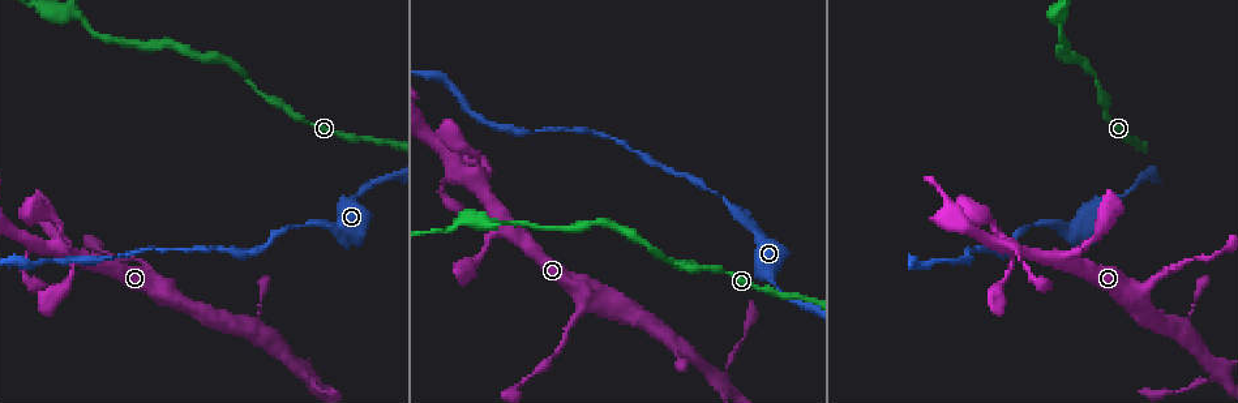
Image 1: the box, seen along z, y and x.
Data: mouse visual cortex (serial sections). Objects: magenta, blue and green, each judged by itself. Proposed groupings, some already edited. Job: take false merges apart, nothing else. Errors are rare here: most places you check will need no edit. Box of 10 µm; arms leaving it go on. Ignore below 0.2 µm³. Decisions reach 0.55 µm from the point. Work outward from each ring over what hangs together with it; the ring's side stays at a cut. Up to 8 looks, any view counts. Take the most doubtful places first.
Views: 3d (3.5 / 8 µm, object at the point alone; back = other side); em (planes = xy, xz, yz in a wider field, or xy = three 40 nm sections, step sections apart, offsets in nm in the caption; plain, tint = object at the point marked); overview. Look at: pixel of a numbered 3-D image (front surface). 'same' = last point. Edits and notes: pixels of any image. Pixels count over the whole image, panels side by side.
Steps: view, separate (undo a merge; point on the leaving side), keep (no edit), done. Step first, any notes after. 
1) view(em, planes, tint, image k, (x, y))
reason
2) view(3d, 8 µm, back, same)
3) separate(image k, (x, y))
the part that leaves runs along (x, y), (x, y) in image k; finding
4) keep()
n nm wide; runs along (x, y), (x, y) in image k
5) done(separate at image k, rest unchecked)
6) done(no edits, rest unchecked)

view(3d, 8 µm, image 1, (82, 23))
side arm on a straight run

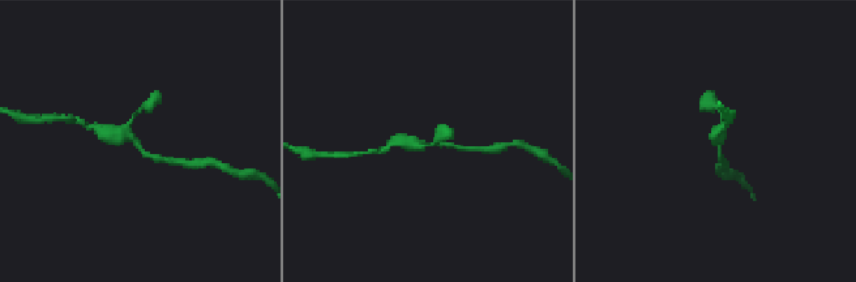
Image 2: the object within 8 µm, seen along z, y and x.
view(em, xy, step 3, tint, same)

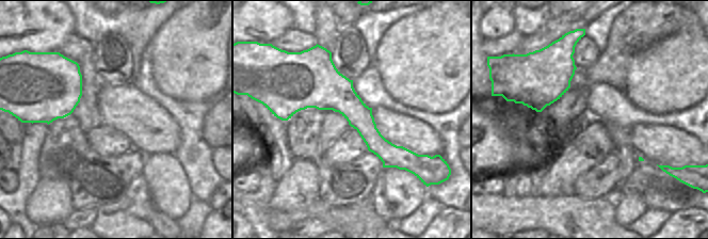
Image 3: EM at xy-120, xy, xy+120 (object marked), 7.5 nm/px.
keep()
3 arms; arms of 150, 150, 400 nm; runs along (168, 161), (101, 131) in image 2; all the same cell

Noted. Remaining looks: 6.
view(3d, 3.5 µm, image 1, (474, 180))
arms part here

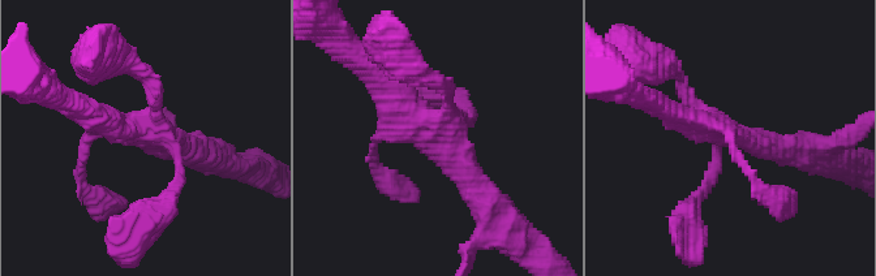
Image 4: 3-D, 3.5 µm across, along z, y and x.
view(em, xy, step 5, tint, image 4, (436, 138))

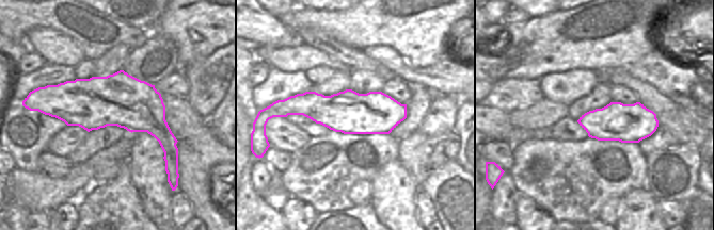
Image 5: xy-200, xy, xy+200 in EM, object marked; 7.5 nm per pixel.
view(em, xy, step 3, tint, same)

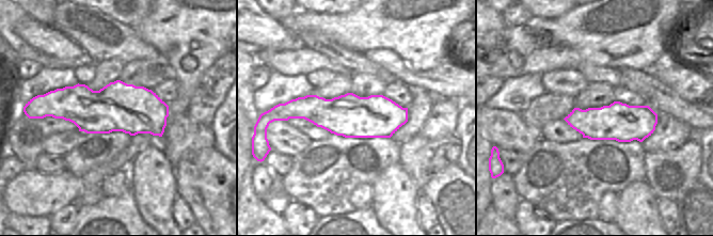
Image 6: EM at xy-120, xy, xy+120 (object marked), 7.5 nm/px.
keep()
runs along (486, 202), (451, 145), (378, 76) in image 4; continuous, no second cell

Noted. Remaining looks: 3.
view(em, xy, step 2, tint, image 1, (299, 371))

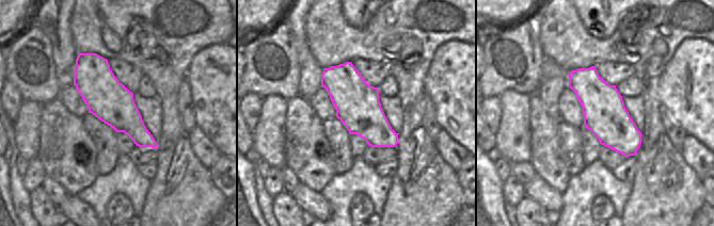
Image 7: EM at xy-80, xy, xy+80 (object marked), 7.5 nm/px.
view(3d, 3.5 µm, same)

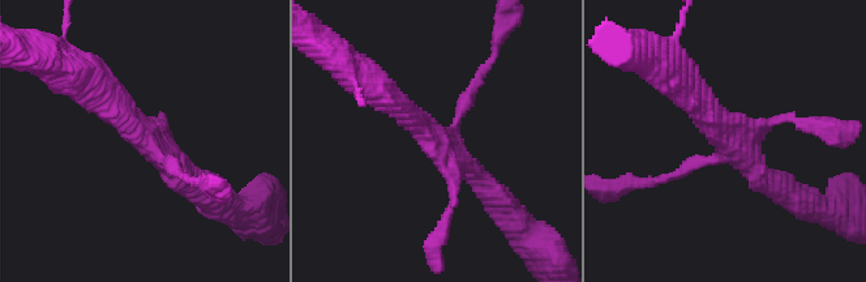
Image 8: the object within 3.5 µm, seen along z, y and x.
keep()
all the same cell

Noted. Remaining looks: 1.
done(no edits, rest unchecked)

